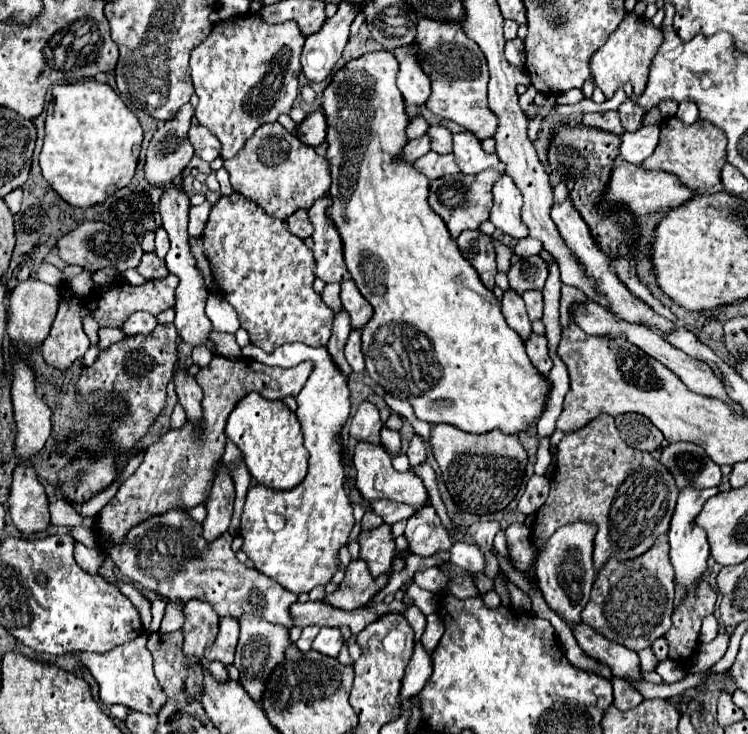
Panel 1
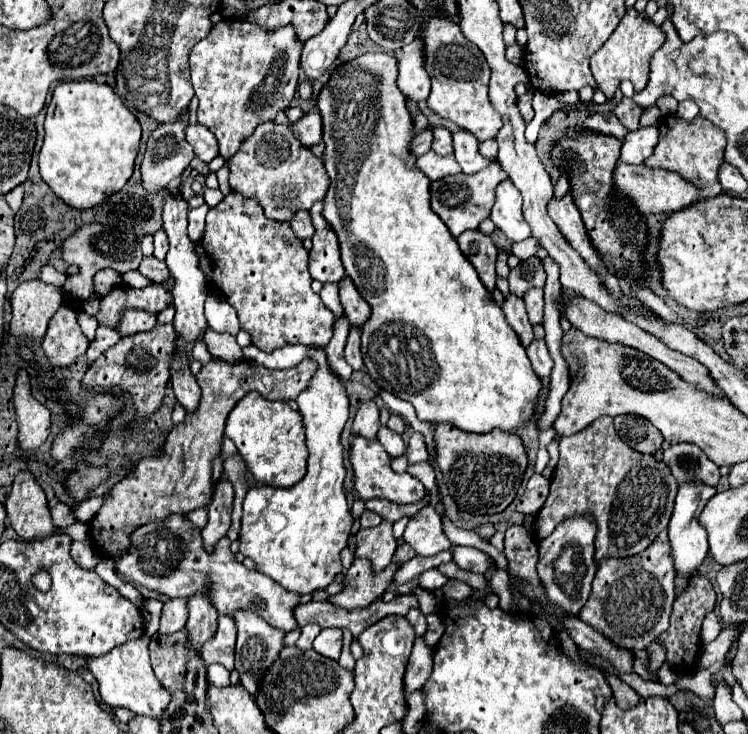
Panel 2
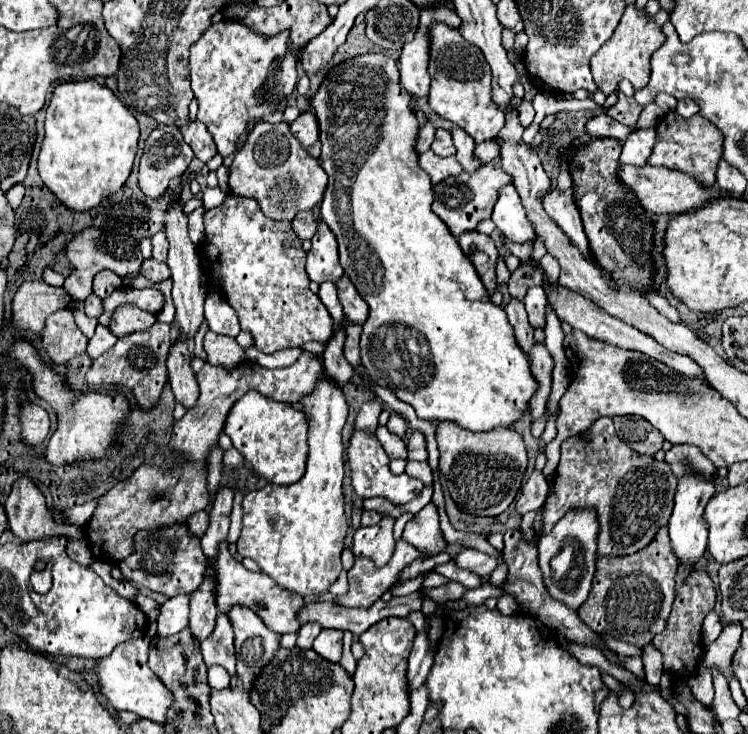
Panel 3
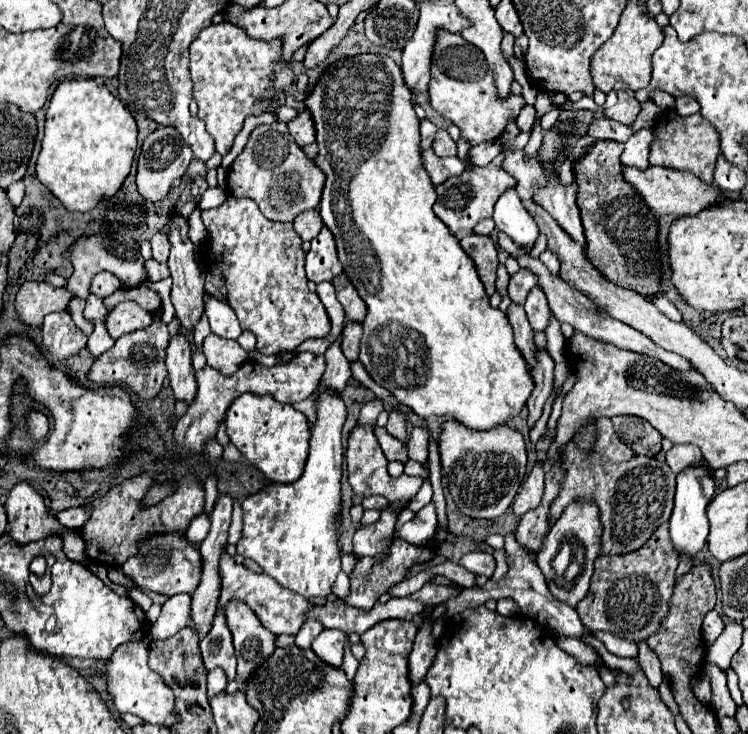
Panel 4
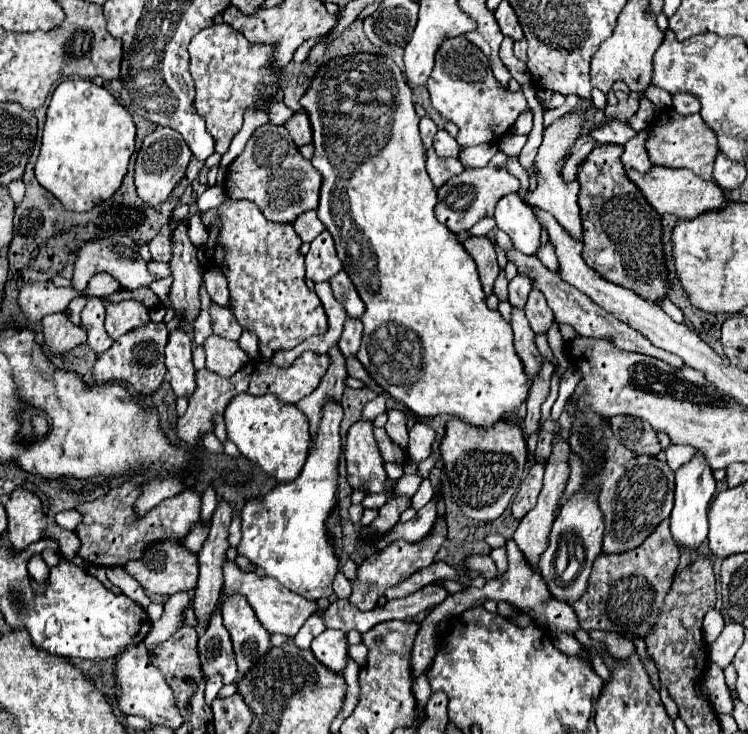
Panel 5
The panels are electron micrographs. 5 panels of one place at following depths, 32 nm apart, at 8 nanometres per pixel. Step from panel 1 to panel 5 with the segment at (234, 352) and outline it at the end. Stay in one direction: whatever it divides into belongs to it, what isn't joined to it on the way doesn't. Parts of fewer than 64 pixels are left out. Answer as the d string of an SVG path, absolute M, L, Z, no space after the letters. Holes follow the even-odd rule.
M216 334L208 336L208 340L204 342L204 350L206 350L206 368L222 378L234 376L248 362L248 356L244 350L240 350L238 342L230 342Z

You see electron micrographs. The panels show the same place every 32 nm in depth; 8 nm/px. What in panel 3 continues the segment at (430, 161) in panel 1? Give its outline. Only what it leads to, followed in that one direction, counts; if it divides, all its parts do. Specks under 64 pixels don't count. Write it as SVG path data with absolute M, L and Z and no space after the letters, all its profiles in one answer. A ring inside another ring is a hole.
M432 150L420 154L420 166L428 172L428 176L432 178L434 184L446 180L448 176L456 176L456 174L462 172L460 162L458 162L454 156L440 158L440 156L436 156Z

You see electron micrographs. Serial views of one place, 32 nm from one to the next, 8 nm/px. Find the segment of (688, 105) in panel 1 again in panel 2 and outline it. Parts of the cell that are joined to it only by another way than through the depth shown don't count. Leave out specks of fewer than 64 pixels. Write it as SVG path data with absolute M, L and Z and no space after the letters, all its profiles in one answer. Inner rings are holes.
M684 100L678 104L678 116L684 120L694 120L698 116L698 108L694 100Z

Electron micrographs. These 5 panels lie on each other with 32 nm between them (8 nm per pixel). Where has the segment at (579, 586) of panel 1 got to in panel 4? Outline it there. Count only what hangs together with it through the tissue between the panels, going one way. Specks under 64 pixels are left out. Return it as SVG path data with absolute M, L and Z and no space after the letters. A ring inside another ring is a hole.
M574 500L574 504L568 504L568 506L570 508L566 508L562 512L562 516L550 528L550 532L544 540L544 548L538 554L536 562L538 562L538 568L542 570L542 574L546 578L546 584L550 588L552 596L560 602L576 606L588 594L590 576L594 570L594 560L600 554L602 522L600 522L600 510L592 502ZM572 564L578 564L578 574L568 578L566 574L568 574Z

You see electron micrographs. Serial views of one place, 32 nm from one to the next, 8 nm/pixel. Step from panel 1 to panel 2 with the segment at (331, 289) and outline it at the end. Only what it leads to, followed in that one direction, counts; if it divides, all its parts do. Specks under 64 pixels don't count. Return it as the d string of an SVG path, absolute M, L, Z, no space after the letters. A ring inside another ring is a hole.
M324 284L322 290L320 290L320 298L326 304L326 308L332 310L332 314L336 318L340 318L344 314L342 306L340 306L340 300L338 300L338 286L336 284Z

